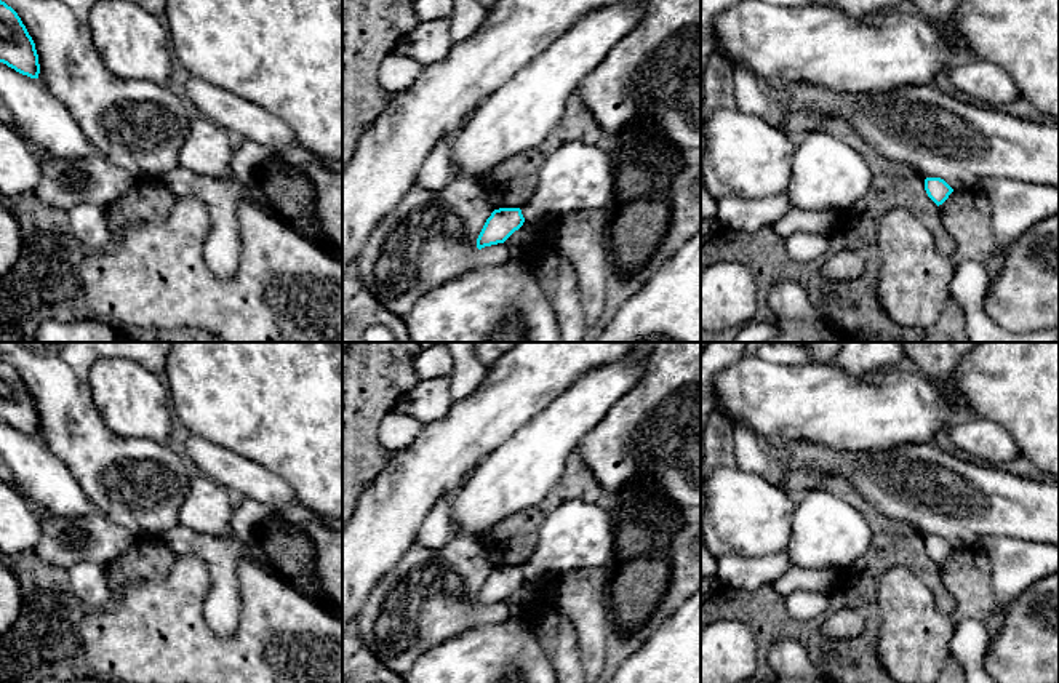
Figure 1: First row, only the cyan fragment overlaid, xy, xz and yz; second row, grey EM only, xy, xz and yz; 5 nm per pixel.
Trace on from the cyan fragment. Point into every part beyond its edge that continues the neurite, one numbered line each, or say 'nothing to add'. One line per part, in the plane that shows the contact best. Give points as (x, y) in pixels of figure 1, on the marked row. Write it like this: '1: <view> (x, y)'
nothing to add

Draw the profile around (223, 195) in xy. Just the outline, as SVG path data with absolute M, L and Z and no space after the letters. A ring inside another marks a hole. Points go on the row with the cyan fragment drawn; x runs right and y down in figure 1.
M245 139L234 150L224 176L203 176L178 166L162 181L173 194L194 195L206 205L211 230L205 242L205 262L214 277L227 280L235 277L240 259L237 210L245 198L254 195L261 170L274 162L306 168L315 160L317 157L302 147L277 150Z

